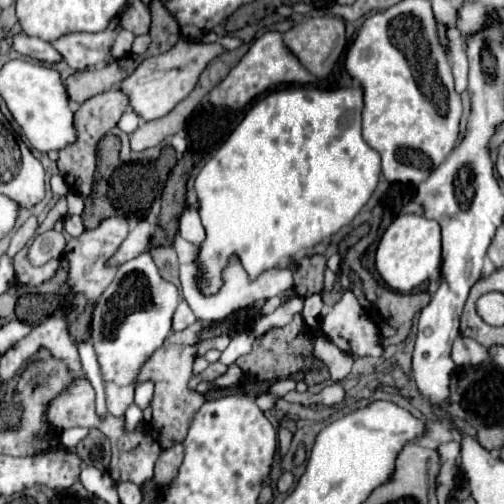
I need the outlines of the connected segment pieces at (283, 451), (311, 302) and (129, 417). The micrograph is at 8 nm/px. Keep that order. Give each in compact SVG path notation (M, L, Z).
M279 425L278 438L279 454L285 458L285 456L287 456L287 452L289 452L289 448L291 448L291 440L293 440L293 436L291 436L291 432L289 432L287 428L283 428L282 425Z
M309 296L304 299L301 316L308 328L314 328L321 316L321 296Z
M134 403L131 404L126 410L125 428L133 430L133 428L141 428L143 424L145 424L145 420L143 420L143 410Z

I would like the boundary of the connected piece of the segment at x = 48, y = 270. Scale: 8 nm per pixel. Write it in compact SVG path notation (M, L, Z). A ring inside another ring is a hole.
M27 246L15 254L15 272L17 272L17 280L21 284L27 284L27 286L39 286L43 282L47 282L49 278L55 276L57 268L59 268L59 260L51 260L47 262L45 266L31 266L29 258L27 258Z

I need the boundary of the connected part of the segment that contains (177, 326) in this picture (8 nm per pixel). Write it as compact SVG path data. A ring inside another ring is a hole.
M181 300L181 302L179 302L179 308L177 308L175 316L173 316L173 330L175 330L175 332L177 332L177 330L183 330L183 328L187 328L187 326L191 326L191 324L195 324L195 322L197 322L197 318L195 318L195 314L191 312L189 304L187 304L185 300Z

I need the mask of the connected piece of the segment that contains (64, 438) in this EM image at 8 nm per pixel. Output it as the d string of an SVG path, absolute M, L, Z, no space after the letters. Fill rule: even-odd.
M71 428L71 430L63 430L63 432L59 434L59 440L63 442L63 446L67 446L69 450L73 450L73 448L77 446L77 442L79 442L81 438L85 438L87 432L89 432L87 428Z

